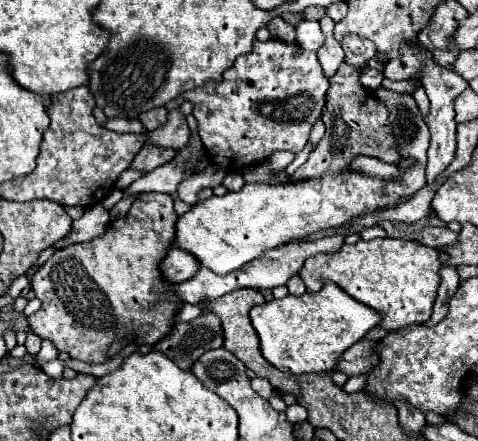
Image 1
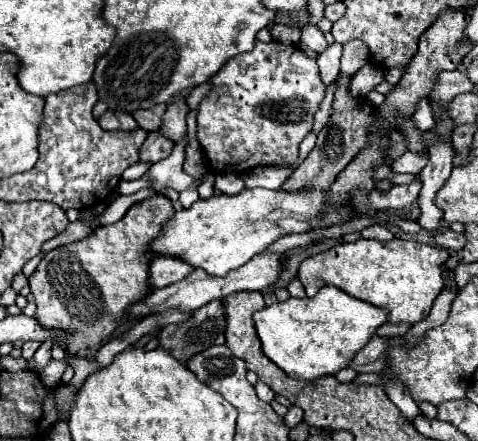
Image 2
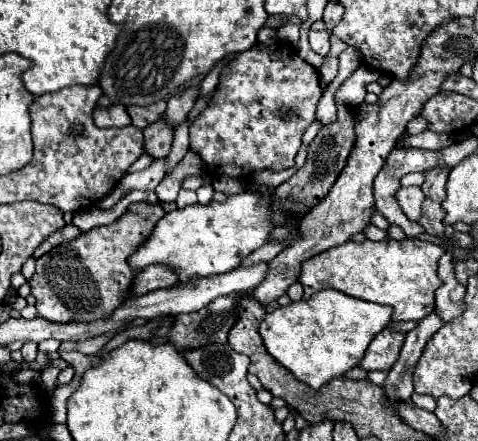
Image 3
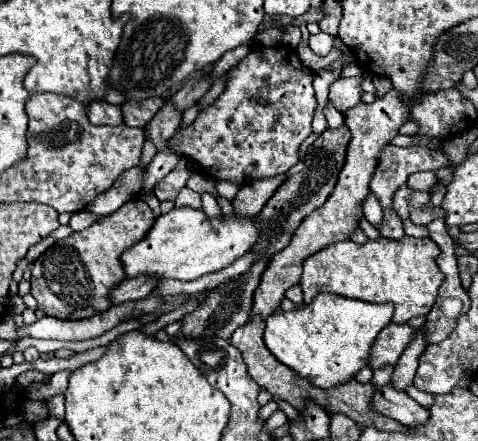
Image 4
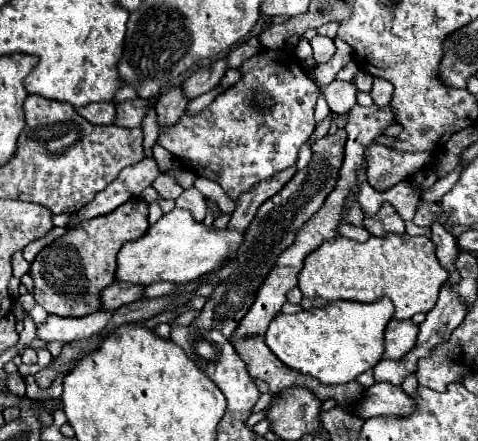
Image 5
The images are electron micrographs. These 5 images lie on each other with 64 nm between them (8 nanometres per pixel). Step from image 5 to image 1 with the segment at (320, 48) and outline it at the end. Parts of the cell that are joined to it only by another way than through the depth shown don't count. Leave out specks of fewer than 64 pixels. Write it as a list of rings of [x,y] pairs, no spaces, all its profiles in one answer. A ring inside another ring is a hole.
[[[302,20],[296,24],[296,44],[300,44],[304,50],[318,52],[322,42],[324,42],[324,36],[318,20]]]

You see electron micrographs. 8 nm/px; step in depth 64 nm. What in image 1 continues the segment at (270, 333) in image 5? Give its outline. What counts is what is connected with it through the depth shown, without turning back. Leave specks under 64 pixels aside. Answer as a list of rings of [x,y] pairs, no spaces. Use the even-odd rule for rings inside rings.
[[[326,282],[320,292],[286,298],[274,298],[250,310],[250,320],[260,338],[264,358],[278,370],[292,374],[330,372],[342,352],[364,338],[380,322],[380,314],[364,308],[334,282]]]

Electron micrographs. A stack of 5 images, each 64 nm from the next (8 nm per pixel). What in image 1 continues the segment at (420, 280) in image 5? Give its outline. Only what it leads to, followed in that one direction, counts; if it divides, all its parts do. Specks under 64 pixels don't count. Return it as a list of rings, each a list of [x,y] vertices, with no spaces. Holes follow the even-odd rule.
[[[374,238],[370,242],[344,244],[332,256],[314,256],[300,270],[308,292],[318,292],[326,280],[336,282],[346,294],[380,312],[380,328],[398,330],[412,324],[424,324],[432,316],[436,290],[440,284],[438,270],[442,256],[438,250],[416,244],[412,240]]]

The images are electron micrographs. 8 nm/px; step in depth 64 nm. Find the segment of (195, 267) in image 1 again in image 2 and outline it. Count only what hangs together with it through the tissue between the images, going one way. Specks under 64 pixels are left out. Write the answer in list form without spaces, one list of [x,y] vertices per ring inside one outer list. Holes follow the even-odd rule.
[[[156,256],[150,264],[150,286],[162,288],[168,284],[174,284],[178,280],[184,280],[194,268],[188,266],[188,262],[176,258],[176,256]]]

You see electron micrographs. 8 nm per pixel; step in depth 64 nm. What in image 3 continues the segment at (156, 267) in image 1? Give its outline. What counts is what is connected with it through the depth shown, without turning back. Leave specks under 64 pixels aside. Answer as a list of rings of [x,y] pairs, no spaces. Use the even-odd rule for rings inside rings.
[[[160,202],[130,204],[116,222],[92,228],[80,234],[76,240],[64,242],[40,256],[36,260],[34,276],[28,280],[32,296],[36,298],[38,316],[56,324],[110,318],[114,310],[132,296],[134,278],[140,274],[140,268],[130,266],[128,258],[148,240],[156,222],[164,214],[166,212]]]

